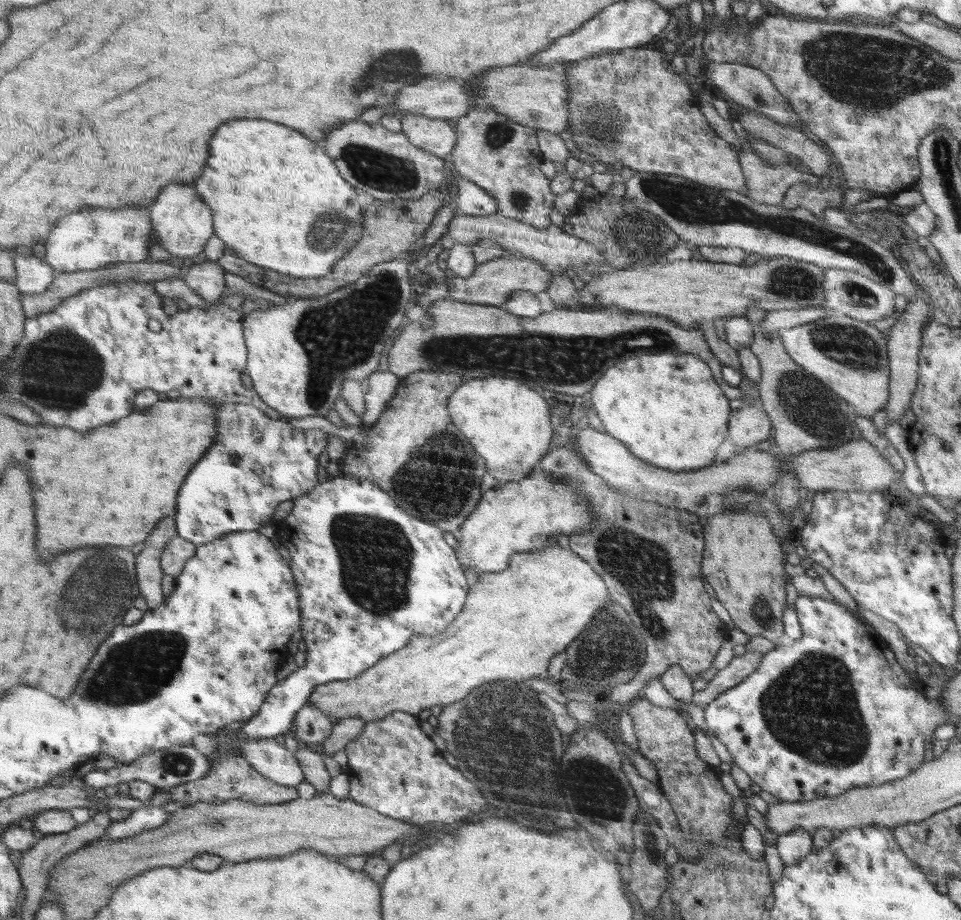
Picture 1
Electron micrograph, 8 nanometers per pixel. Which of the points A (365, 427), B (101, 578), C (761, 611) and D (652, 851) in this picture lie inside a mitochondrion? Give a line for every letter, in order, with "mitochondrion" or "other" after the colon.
A: other
B: mitochondrion
C: mitochondrion
D: mitochondrion

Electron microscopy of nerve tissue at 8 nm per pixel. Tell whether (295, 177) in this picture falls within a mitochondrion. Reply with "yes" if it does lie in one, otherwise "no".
no

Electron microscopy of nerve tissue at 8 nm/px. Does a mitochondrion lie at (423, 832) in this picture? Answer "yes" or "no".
no

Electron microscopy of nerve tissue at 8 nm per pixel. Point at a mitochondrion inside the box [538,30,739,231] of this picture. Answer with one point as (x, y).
(602, 125)

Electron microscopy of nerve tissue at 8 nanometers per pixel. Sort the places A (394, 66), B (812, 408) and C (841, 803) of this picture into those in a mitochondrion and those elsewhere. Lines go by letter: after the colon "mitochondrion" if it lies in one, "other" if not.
A: mitochondrion
B: mitochondrion
C: other

